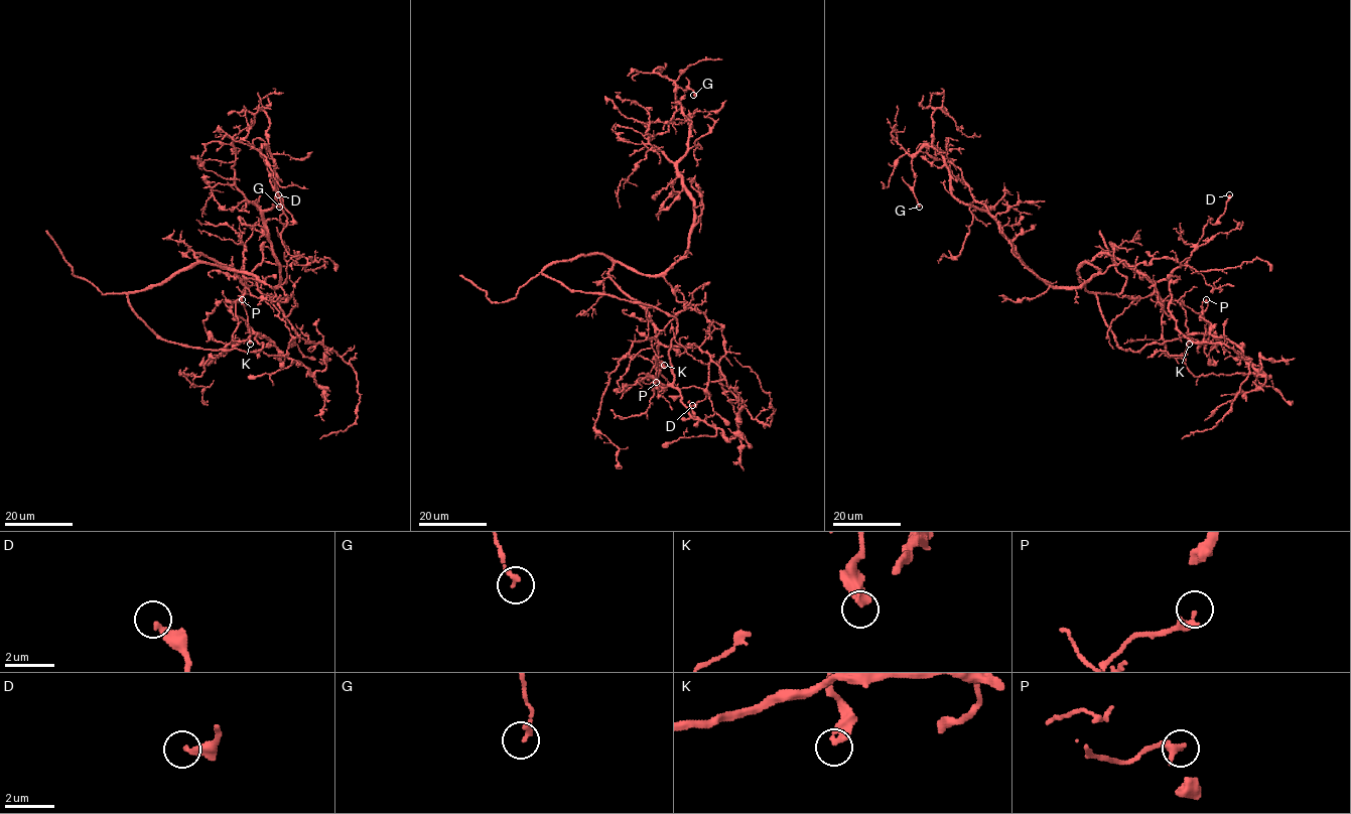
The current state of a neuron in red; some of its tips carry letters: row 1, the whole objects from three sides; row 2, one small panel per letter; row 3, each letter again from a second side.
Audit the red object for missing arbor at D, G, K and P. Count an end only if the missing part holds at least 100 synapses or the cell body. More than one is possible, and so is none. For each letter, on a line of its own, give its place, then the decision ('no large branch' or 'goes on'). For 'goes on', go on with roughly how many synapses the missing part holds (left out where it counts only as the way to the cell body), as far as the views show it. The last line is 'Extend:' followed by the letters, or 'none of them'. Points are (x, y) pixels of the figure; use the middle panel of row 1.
D: (692, 405) | no large branch
G: (693, 95) | no large branch
K: (664, 365) | no large branch
P: (656, 382) | no large branch
Extend: none of them

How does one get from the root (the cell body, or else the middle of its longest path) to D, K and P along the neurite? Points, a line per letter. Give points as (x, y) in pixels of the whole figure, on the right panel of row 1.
D: (1090, 261), (1109, 254), (1154, 281), (1166, 279), (1190, 256), (1207, 221), (1214, 225), (1223, 214), (1229, 194)
K: (1090, 261), (1099, 254), (1112, 255), (1141, 273), (1162, 299), (1176, 300), (1186, 312), (1189, 344)
P: (1090, 261), (1112, 255), (1162, 299), (1199, 312), (1214, 332), (1201, 345), (1210, 325), (1200, 316), (1206, 299)

